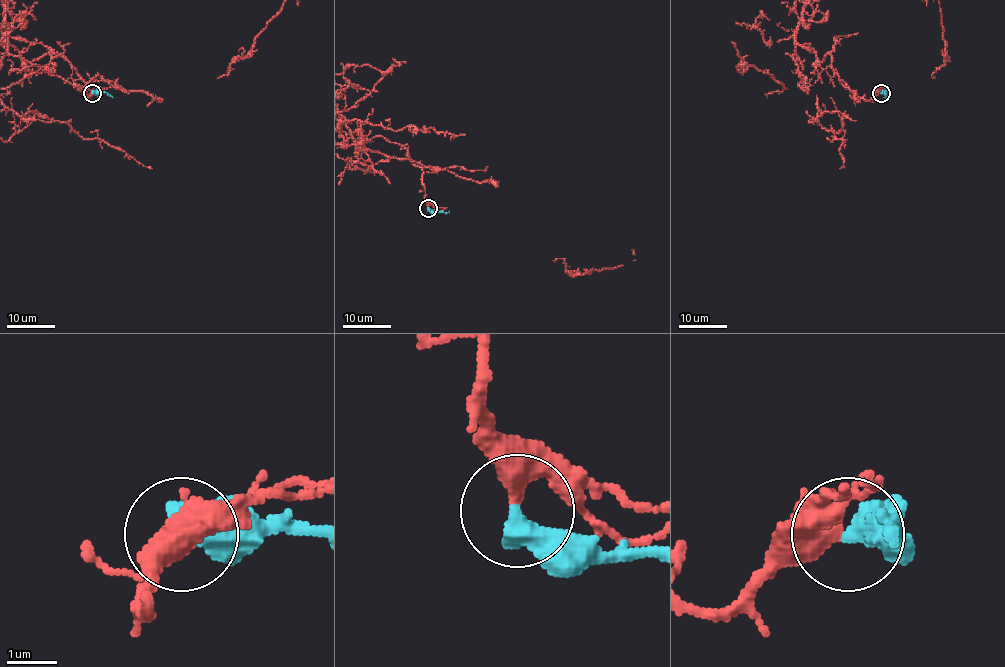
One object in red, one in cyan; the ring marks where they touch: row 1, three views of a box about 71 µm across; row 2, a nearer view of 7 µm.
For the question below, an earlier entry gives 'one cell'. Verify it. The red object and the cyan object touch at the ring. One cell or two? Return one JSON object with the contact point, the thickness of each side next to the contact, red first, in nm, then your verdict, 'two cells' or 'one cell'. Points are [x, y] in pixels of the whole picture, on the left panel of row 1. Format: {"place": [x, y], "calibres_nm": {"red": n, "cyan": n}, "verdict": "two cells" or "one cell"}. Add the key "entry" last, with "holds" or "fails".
{"place": [92, 93], "calibres_nm": {"red": 500, "cyan": 600}, "verdict": "one cell", "entry": "holds"}

